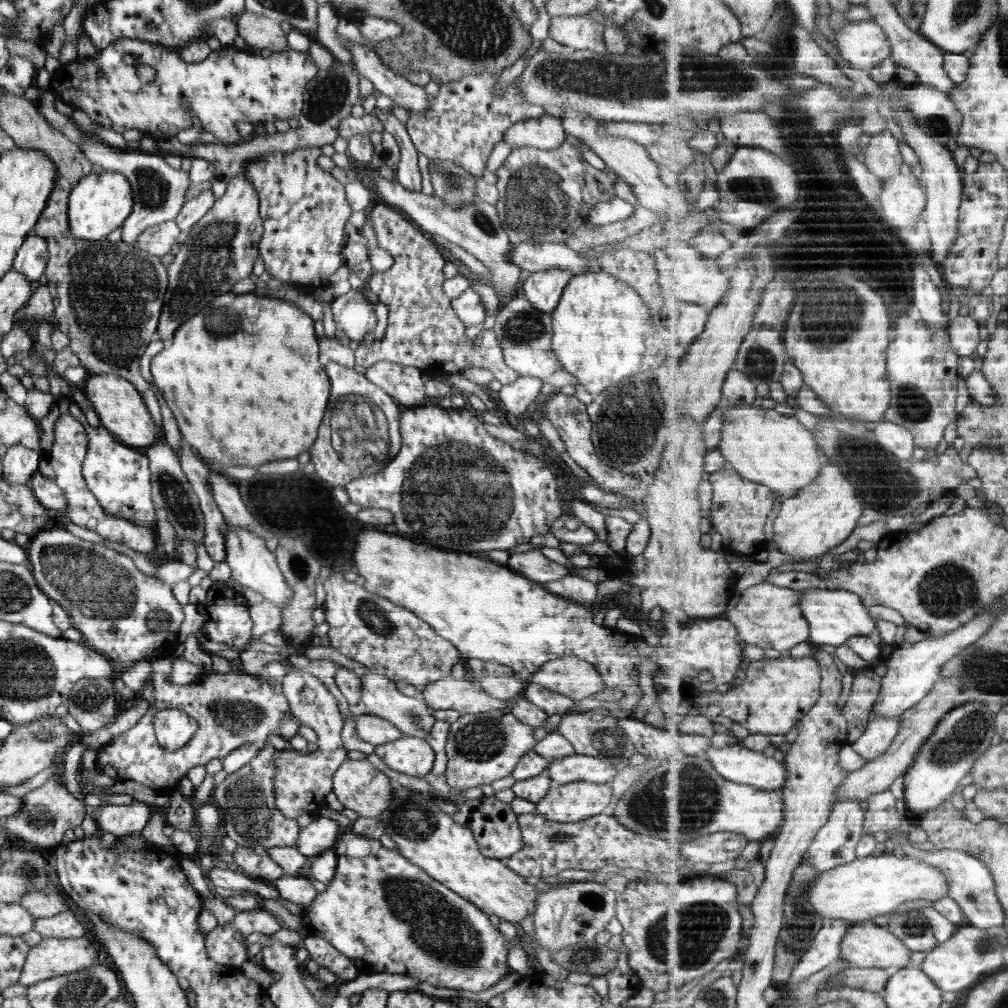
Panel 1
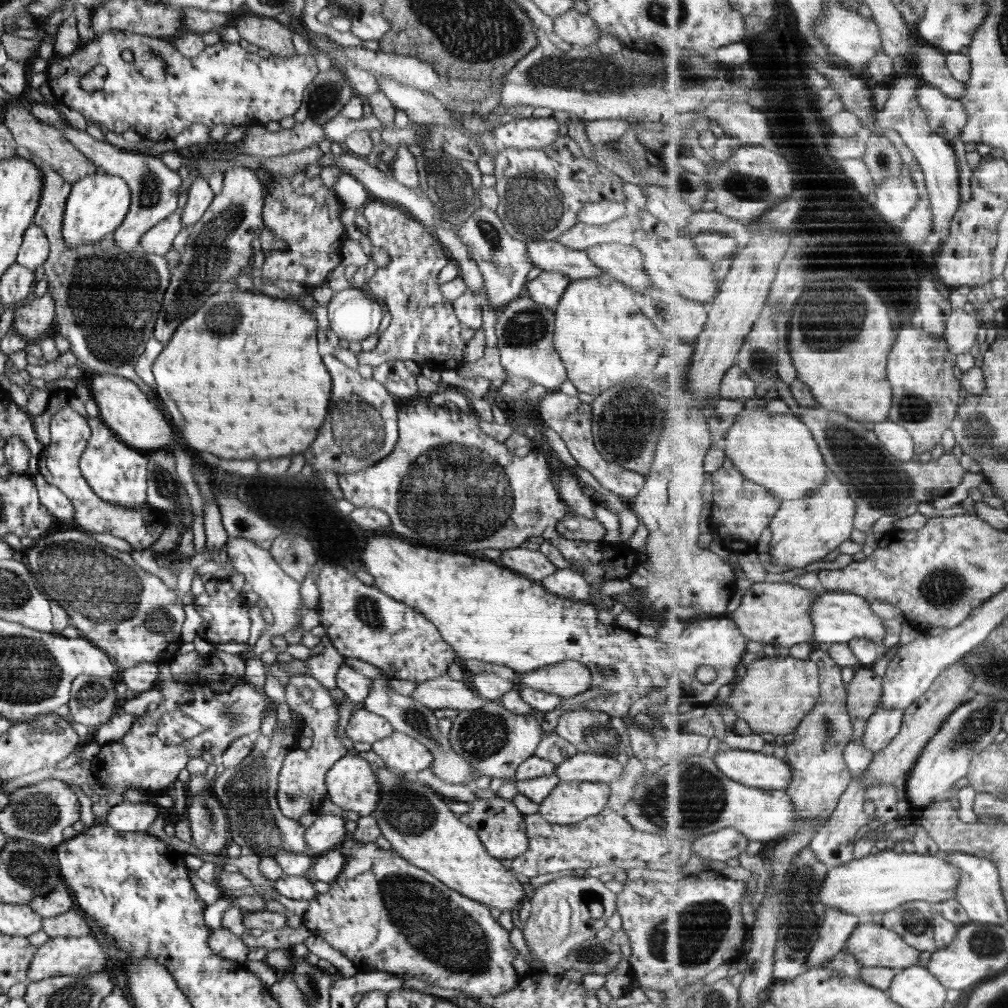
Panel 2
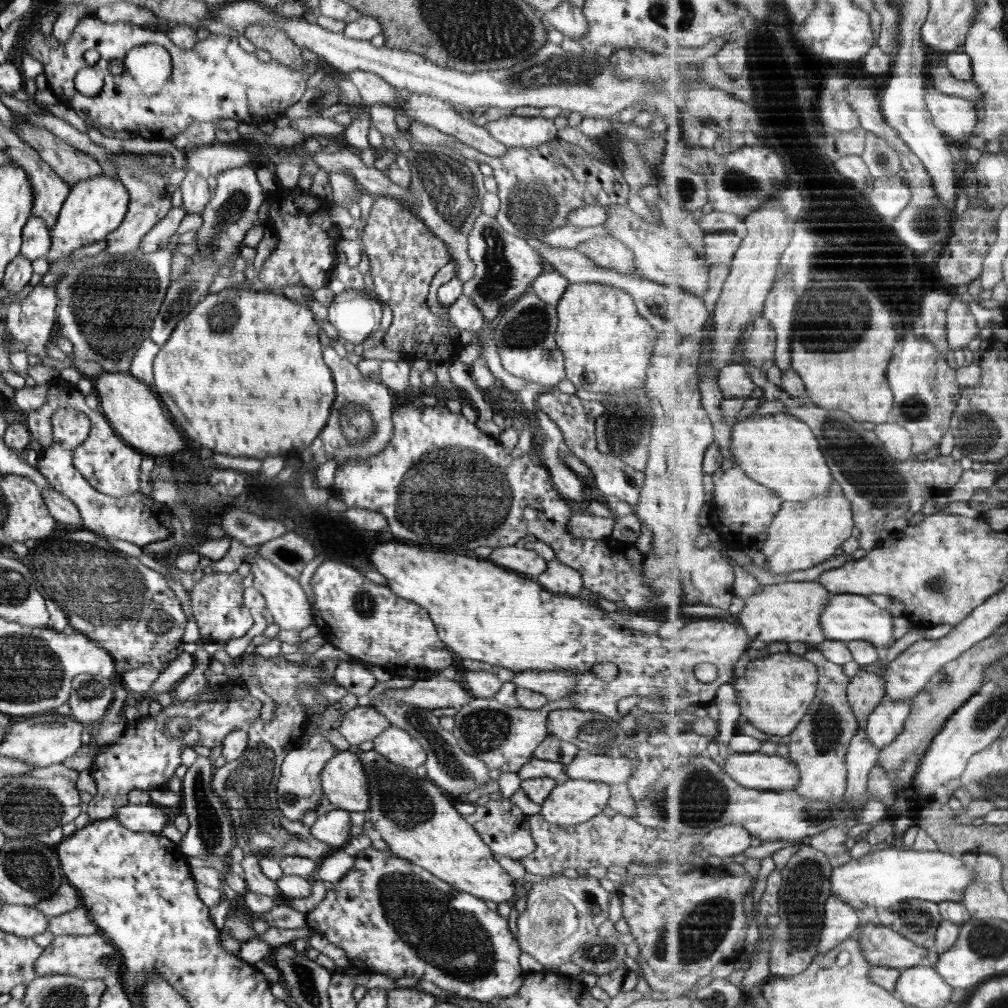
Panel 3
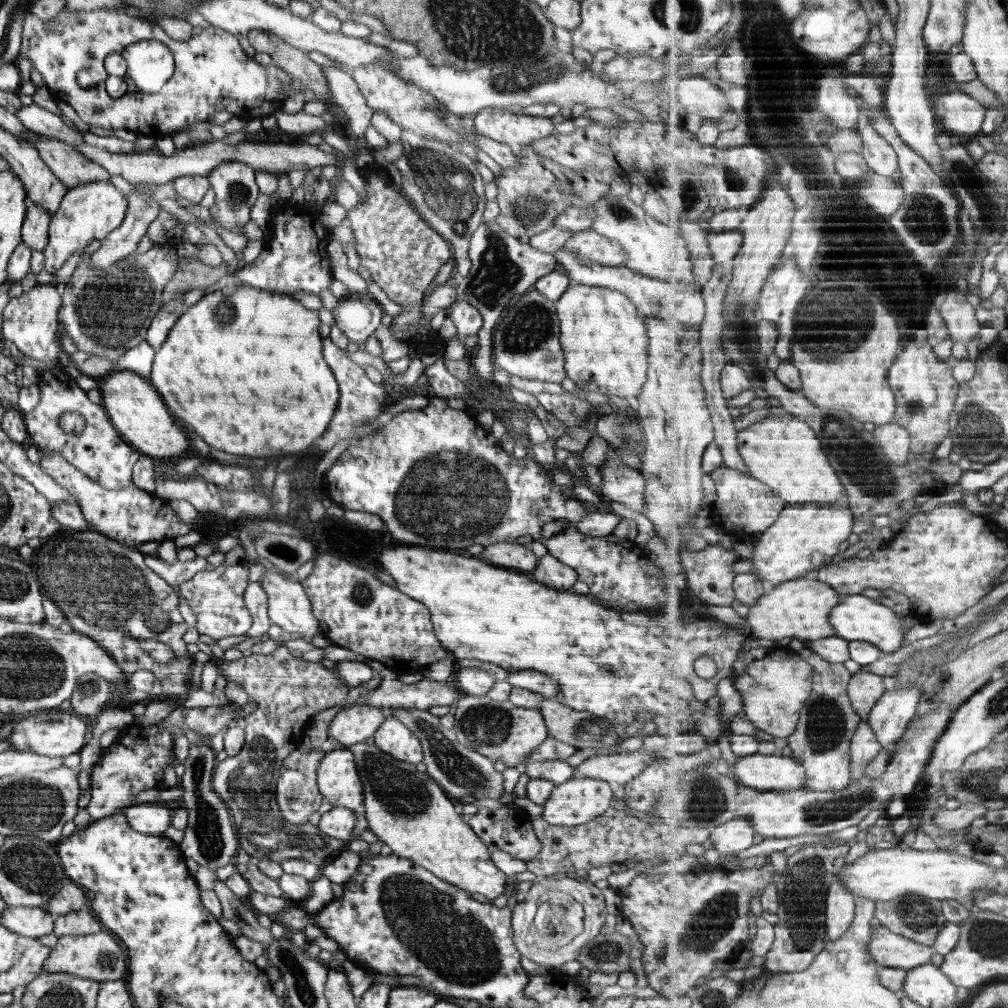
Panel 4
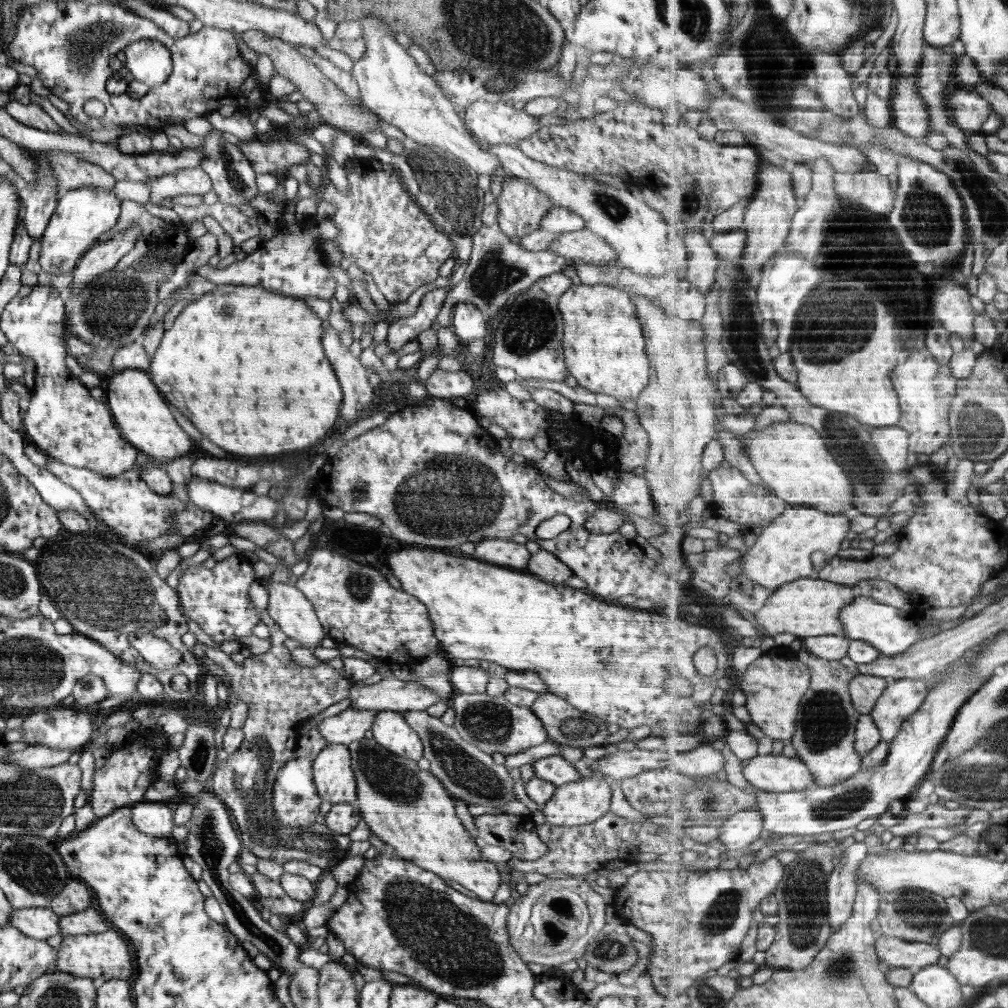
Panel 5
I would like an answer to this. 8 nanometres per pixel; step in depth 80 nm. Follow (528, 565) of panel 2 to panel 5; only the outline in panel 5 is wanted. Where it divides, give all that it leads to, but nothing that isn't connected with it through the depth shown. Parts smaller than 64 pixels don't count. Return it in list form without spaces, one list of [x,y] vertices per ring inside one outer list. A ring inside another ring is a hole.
[[[491,538],[478,541],[473,554],[466,558],[478,558],[478,560],[486,560],[499,567],[525,571],[530,555],[525,544],[511,539]]]

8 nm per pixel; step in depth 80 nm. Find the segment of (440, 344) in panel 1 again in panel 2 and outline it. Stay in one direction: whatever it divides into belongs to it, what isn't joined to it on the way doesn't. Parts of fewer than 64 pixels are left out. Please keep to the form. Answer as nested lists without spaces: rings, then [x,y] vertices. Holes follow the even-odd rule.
[[[384,200],[373,201],[364,206],[364,214],[369,224],[367,235],[371,246],[375,250],[386,252],[390,259],[386,266],[377,268],[365,288],[375,300],[382,300],[388,306],[392,320],[386,331],[379,336],[378,344],[373,350],[358,353],[358,364],[376,367],[384,362],[410,360],[421,368],[428,367],[439,373],[460,368],[466,363],[462,351],[466,341],[460,337],[462,326],[453,311],[453,303],[441,295],[438,284],[440,270],[451,261],[444,246],[431,230],[392,203]]]

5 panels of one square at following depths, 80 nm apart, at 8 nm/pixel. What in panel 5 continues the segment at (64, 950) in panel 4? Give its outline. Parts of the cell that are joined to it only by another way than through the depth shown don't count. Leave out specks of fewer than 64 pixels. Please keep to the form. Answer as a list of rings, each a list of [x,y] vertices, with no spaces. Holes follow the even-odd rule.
[[[114,928],[98,935],[64,936],[58,951],[55,968],[78,978],[90,978],[92,980],[102,978],[105,981],[131,980],[136,973],[132,948],[127,938]]]

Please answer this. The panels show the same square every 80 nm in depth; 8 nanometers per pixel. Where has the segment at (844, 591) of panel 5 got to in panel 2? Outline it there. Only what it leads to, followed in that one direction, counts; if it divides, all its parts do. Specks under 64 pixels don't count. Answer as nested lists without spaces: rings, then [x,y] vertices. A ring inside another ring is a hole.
[[[792,581],[757,582],[753,589],[744,596],[741,605],[730,616],[752,641],[765,642],[773,645],[791,647],[802,642],[816,642],[817,622],[813,610],[821,594]]]

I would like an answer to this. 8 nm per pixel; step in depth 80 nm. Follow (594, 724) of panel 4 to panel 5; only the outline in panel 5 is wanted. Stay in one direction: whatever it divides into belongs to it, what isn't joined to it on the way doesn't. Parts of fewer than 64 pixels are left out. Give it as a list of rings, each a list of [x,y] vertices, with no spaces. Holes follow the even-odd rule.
[[[548,691],[539,693],[530,709],[542,721],[544,730],[548,733],[547,738],[558,745],[580,749],[587,746],[605,746],[604,738],[610,735],[606,729],[605,720],[574,708],[567,700]]]

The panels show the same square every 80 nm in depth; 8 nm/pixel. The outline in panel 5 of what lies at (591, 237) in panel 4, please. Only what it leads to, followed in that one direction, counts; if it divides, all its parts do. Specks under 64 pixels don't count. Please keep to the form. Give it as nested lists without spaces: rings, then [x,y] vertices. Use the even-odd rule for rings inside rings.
[[[586,228],[567,233],[560,232],[559,237],[550,244],[550,251],[556,251],[565,259],[600,264],[618,260],[617,252],[598,234]]]

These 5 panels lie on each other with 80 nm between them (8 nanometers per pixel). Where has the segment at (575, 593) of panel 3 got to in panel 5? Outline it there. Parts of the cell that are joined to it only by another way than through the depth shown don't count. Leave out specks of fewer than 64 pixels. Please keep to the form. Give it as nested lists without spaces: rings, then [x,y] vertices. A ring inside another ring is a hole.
[[[542,548],[530,555],[525,571],[553,585],[565,584],[566,580],[574,575],[572,570],[556,557],[554,553]]]

